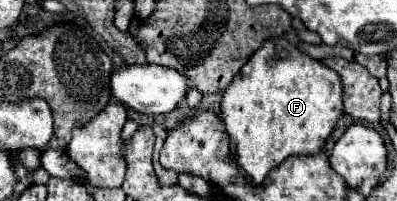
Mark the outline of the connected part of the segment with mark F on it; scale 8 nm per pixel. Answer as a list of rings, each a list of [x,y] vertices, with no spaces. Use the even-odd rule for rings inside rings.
[[[284,36],[270,38],[234,76],[220,104],[232,154],[242,170],[262,184],[272,168],[294,154],[316,154],[344,116],[342,78],[324,62],[310,58]]]

